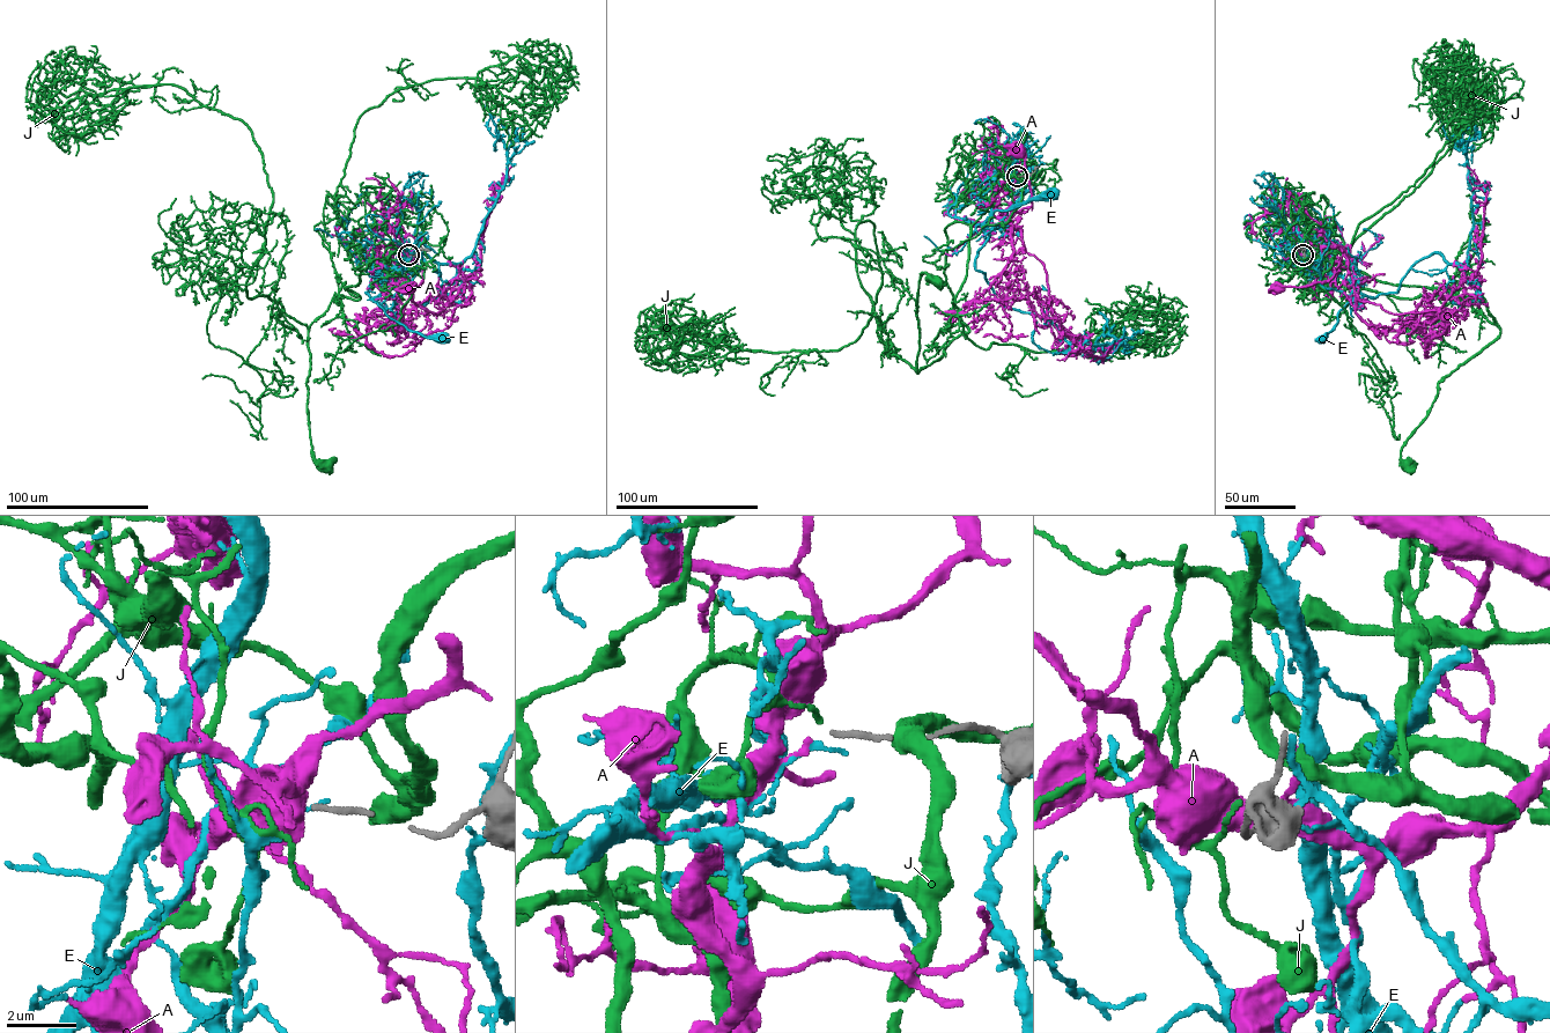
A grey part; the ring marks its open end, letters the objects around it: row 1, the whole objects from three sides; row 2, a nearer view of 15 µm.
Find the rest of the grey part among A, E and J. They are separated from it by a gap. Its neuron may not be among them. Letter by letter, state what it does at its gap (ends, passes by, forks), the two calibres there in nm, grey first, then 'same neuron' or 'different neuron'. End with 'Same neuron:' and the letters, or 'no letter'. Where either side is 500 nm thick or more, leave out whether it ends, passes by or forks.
A: it ends | 160/140 nm | different neuron
E: it ends | 160/180 nm | different neuron
J: it ends | 160/140 nm | same neuron
Same neuron: J

